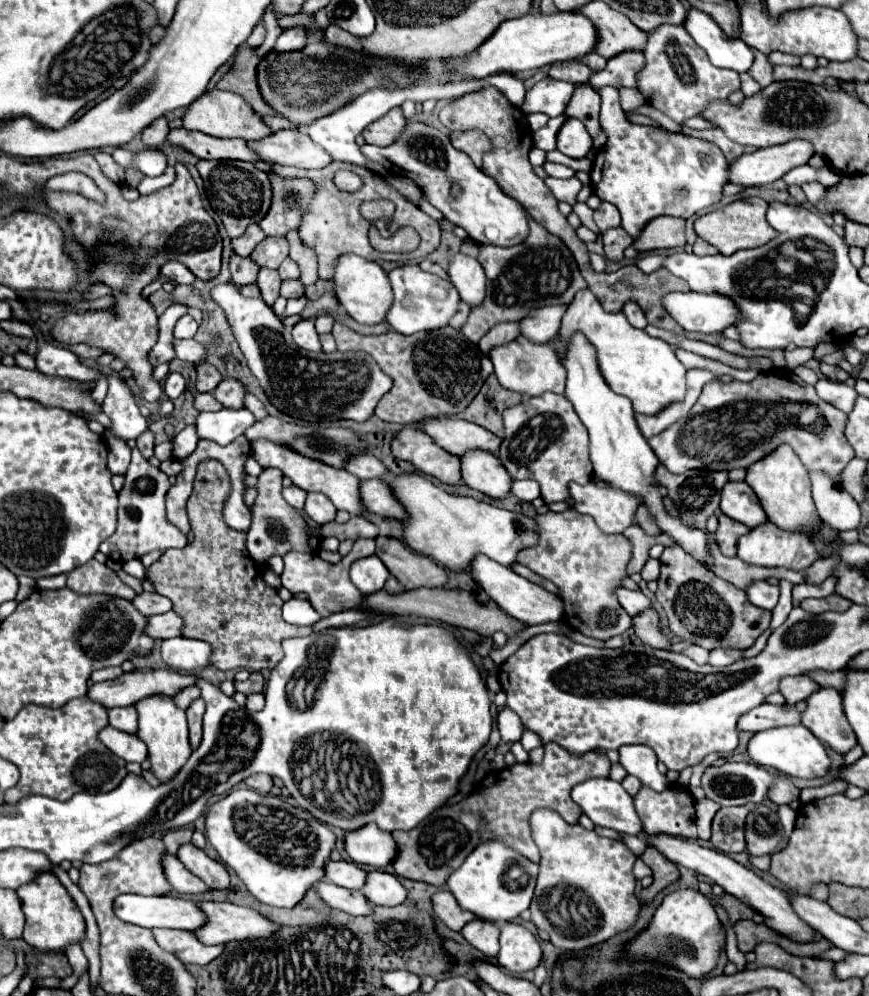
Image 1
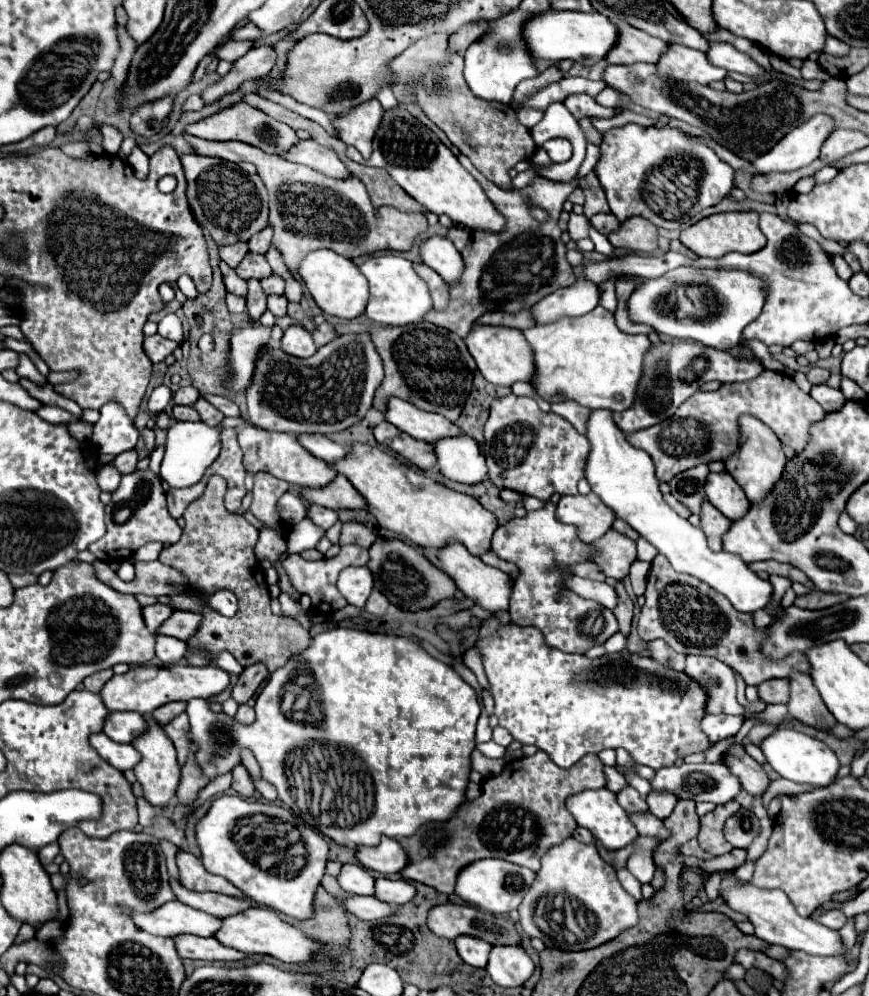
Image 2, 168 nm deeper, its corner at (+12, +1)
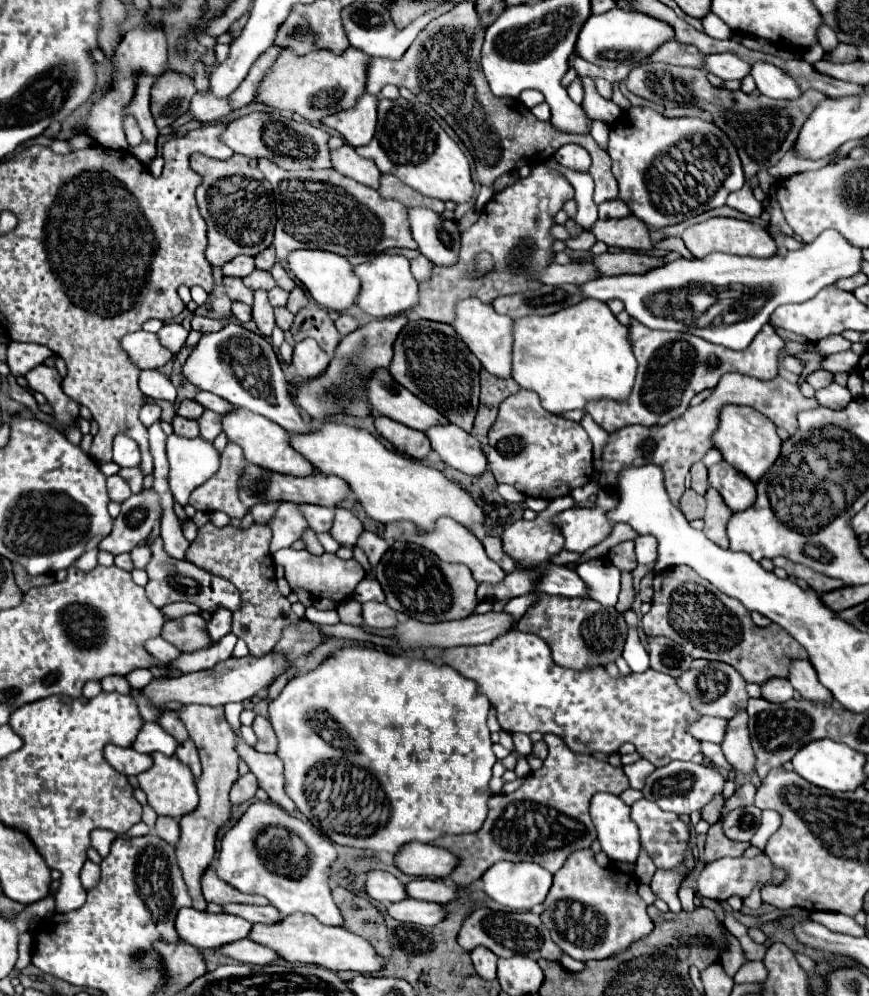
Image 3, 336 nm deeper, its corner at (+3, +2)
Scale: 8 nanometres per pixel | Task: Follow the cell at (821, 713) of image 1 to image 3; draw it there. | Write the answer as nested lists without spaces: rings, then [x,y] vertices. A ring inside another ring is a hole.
[[[798,658],[790,660],[788,680],[794,686],[794,690],[808,700],[818,700],[818,702],[830,700],[830,692],[820,684],[816,670],[808,660],[798,660]]]

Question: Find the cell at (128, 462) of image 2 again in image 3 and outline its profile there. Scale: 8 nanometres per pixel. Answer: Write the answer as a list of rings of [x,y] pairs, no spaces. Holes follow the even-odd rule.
[[[130,468],[130,470],[120,470],[118,472],[122,478],[126,478],[126,482],[130,484],[130,488],[132,488],[132,492],[136,494],[136,492],[140,492],[142,490],[142,472],[138,470],[138,468]]]

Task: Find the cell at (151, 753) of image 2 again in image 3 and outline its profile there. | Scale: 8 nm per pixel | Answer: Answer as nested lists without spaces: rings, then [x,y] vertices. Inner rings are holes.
[[[152,754],[154,766],[142,774],[138,774],[138,786],[148,796],[148,804],[154,808],[158,816],[172,816],[182,818],[196,810],[198,806],[198,794],[196,794],[196,782],[190,774],[188,766],[182,766],[178,758],[166,758],[164,754]]]

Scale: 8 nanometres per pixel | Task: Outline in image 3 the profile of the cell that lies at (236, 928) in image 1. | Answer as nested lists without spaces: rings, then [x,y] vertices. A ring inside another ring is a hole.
[[[308,914],[286,916],[284,922],[280,922],[278,926],[254,924],[254,930],[250,932],[250,940],[274,948],[286,962],[316,964],[332,972],[354,970],[360,974],[370,974],[370,972],[380,972],[384,968],[384,958],[374,950],[374,946],[368,940],[348,932],[346,928],[324,926],[314,916],[308,916]]]

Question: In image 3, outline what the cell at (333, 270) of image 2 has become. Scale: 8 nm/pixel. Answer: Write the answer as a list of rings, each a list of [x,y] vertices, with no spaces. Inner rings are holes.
[[[294,250],[288,254],[288,268],[320,306],[336,312],[344,312],[354,306],[354,298],[358,294],[358,278],[354,278],[354,266],[344,256],[322,250]]]

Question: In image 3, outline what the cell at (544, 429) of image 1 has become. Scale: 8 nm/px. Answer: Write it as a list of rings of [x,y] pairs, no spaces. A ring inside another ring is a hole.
[[[520,390],[502,402],[488,438],[488,468],[496,482],[510,484],[524,496],[554,500],[568,496],[592,478],[592,442],[586,430],[582,430],[578,422],[546,412],[538,402],[538,394],[530,390]]]

